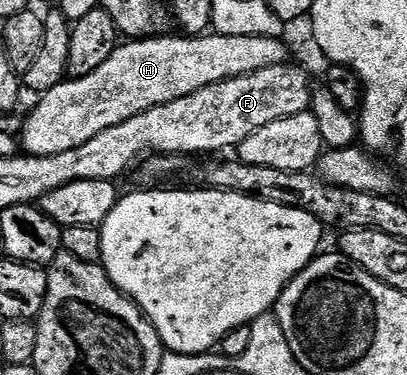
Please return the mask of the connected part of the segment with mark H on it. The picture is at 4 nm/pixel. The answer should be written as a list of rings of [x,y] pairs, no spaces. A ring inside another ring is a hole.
[[[207,32],[202,36],[167,38],[168,36],[152,36],[138,40],[127,40],[116,46],[113,56],[101,64],[89,76],[71,78],[57,88],[38,99],[35,111],[26,115],[21,131],[21,146],[28,155],[40,158],[53,156],[57,152],[69,152],[105,132],[105,128],[121,125],[125,120],[137,116],[146,110],[157,108],[161,104],[169,104],[173,100],[181,100],[181,96],[189,96],[209,84],[217,84],[221,80],[229,80],[237,76],[245,76],[249,72],[257,72],[261,68],[281,66],[288,61],[287,50],[277,38],[265,36],[225,36]]]

